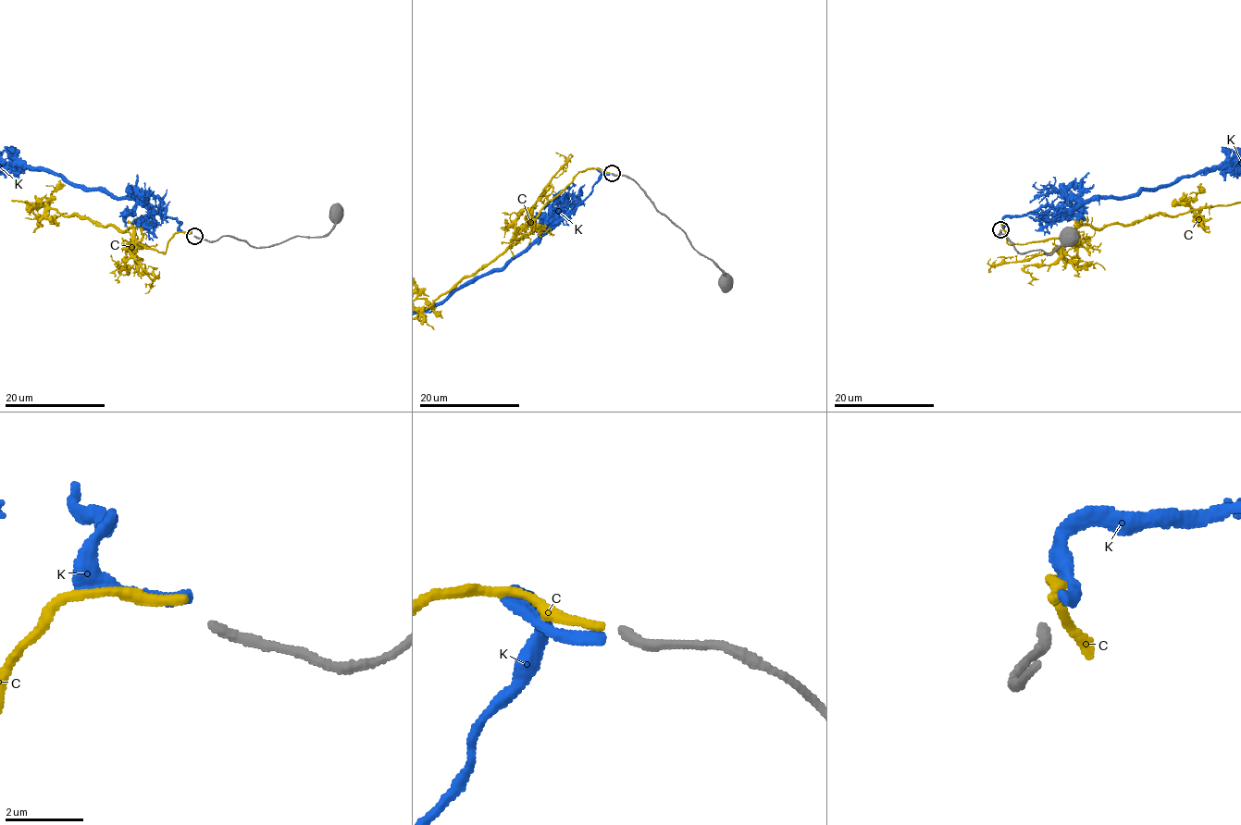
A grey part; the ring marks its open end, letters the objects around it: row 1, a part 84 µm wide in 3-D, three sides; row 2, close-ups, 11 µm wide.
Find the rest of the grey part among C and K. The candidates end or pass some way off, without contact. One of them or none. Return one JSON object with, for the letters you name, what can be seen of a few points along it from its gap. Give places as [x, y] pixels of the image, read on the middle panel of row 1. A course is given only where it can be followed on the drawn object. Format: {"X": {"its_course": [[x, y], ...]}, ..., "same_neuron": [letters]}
{"same_neuron": []}

